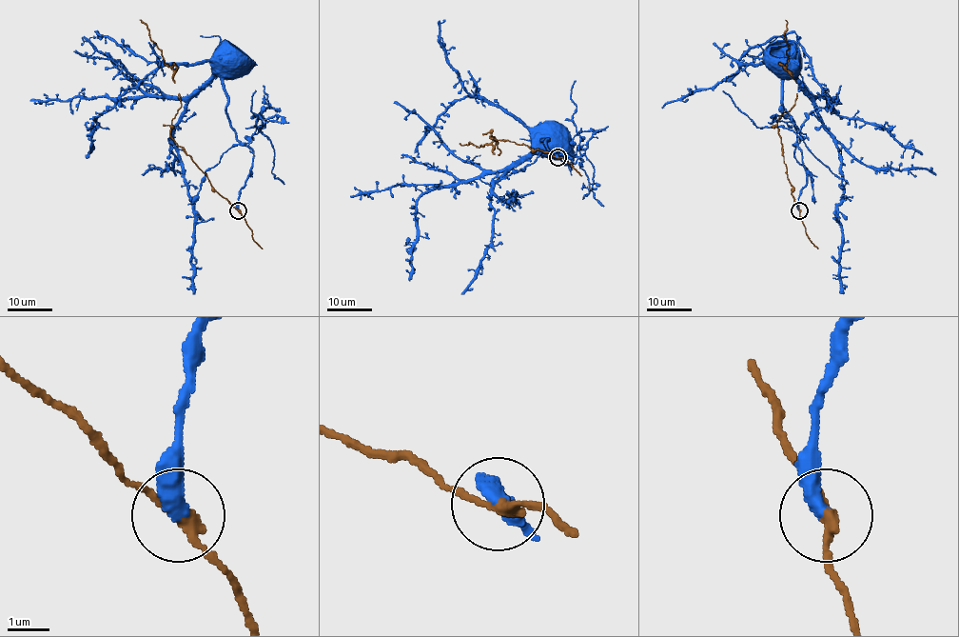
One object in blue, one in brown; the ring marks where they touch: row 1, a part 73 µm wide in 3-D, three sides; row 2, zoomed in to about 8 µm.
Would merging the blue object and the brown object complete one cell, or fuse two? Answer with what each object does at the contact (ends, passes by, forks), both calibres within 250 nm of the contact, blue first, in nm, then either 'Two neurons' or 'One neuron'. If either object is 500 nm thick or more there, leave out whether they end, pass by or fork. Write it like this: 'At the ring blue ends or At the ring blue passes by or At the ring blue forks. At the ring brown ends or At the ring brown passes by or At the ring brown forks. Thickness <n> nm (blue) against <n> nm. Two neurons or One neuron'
At the ring blue ends. At the ring brown passes by. Thickness 360 nm (blue) against 260 nm. Two neurons

